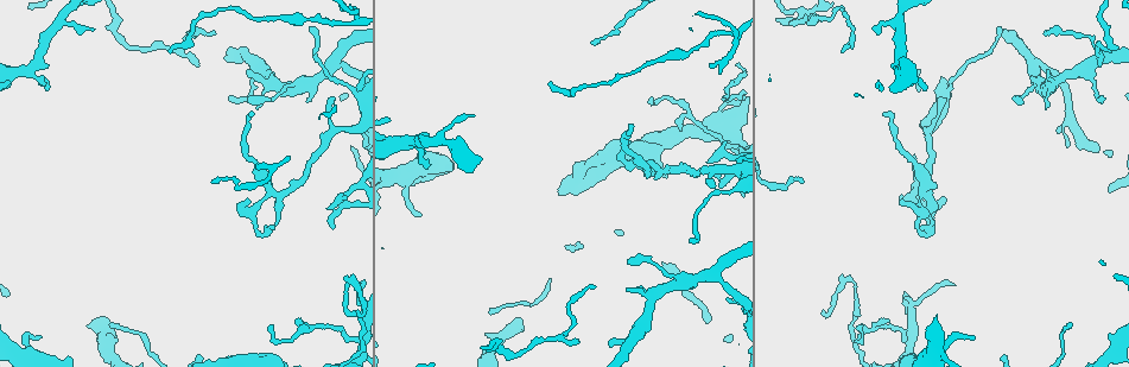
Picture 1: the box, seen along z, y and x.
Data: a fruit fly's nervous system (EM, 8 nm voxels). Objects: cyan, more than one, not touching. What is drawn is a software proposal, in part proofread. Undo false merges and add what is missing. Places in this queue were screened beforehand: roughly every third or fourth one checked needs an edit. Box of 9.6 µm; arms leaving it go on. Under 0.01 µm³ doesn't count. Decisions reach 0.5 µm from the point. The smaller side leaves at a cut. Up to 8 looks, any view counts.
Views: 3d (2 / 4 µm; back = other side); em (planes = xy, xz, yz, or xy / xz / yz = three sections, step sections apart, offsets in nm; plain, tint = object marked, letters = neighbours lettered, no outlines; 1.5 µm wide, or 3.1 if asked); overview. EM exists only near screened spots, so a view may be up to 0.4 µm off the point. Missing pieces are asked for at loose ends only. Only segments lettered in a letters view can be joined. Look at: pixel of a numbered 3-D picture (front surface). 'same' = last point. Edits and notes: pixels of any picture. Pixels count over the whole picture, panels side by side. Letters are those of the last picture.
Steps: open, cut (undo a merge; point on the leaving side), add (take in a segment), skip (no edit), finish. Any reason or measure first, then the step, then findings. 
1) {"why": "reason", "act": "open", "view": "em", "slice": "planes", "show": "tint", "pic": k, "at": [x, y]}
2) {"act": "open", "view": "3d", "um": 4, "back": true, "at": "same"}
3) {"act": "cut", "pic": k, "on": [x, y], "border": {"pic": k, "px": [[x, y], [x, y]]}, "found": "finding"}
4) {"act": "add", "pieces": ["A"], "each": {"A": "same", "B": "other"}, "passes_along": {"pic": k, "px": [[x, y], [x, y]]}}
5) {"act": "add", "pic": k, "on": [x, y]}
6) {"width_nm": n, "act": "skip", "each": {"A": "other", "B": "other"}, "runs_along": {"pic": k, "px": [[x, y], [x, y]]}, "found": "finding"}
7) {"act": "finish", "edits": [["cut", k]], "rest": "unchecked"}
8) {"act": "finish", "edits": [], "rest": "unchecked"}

{"why": "looks like a crossing", "act": "open", "view": "em", "slice": "yz", "step": 8, "show": "letters", "pic": 1, "at": [650, 161]}

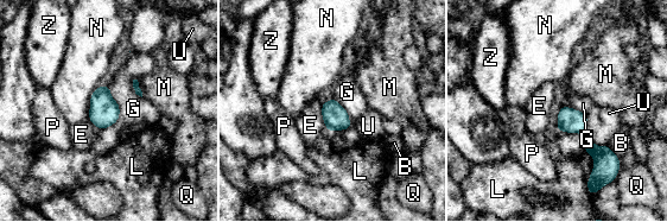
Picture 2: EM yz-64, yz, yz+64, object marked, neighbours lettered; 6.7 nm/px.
{"act": "skip", "each": {"B": "other", "E": "other", "G": "other", "L": "other", "M": "other", "N": "other", "P": "other", "Q": "other", "U": "other", "Z": "other"}, "border": {"pic": 2, "px": [[100, 86], [90, 95], [88, 115]]}, "found": "all the same neuron"}

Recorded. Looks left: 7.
{"why": "sharp bend", "act": "open", "view": "3d", "um": 2, "pic": 1, "at": [295, 91]}

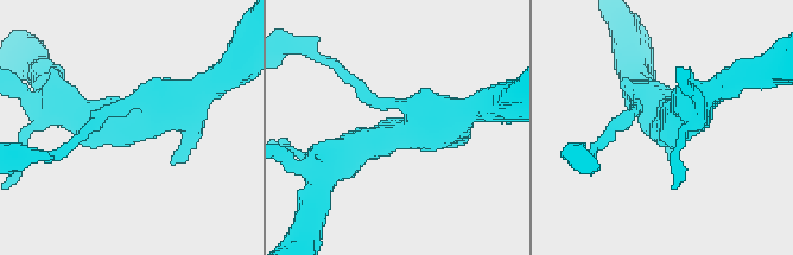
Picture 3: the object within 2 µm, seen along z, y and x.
{"why": "now the EM", "act": "open", "view": "em", "slice": "planes", "show": "tint", "pic": 3, "at": [122, 121]}

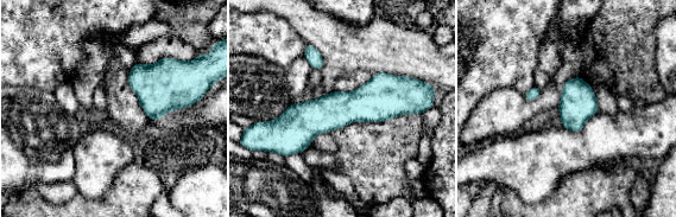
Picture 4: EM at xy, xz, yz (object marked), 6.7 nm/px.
{"why": "what lies round it", "act": "open", "view": "em", "slice": "planes", "show": "letters", "at": "same"}

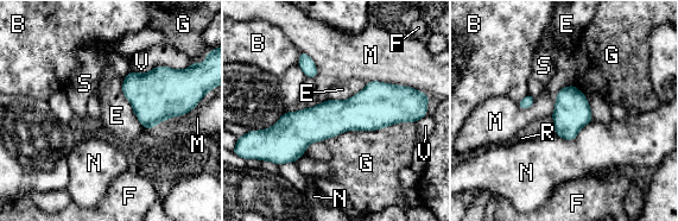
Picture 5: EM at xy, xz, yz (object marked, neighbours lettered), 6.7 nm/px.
{"width_nm": 240, "act": "skip", "each": {"B": "other", "E": "other", "F": "other", "G": "other", "M": "other", "N": "other", "R": "other", "S": "other", "V": "other"}, "border": {"pic": 5, "px": [[414, 121], [348, 130], [323, 141]]}, "found": "continuous, no second neuron"}

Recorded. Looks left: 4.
{"why": "calibre changes", "act": "open", "view": "em", "slice": "xy", "step": 4, "show": "tint", "pic": 1, "at": [648, 62]}

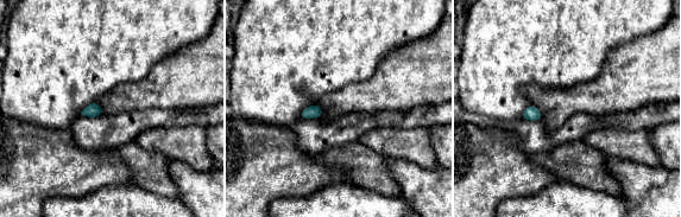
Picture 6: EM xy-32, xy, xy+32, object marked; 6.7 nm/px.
{"why": "see the neighbours", "act": "open", "view": "em", "slice": "xy", "step": 4, "show": "letters", "at": "same"}

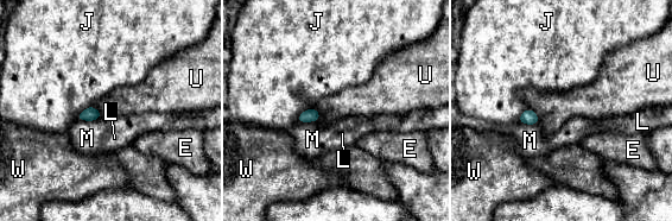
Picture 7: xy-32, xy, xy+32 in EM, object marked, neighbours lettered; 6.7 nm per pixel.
{"act": "skip", "each": {"E": "other", "J": "other", "L": "other", "M": "other", "U": "other", "W": "other"}, "border": {"pic": 7, "px": [[311, 107], [303, 111], [297, 121]]}, "found": "continuous, no second neuron"}

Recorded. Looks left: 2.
{"act": "finish", "edits": [], "rest": "unchecked"}

